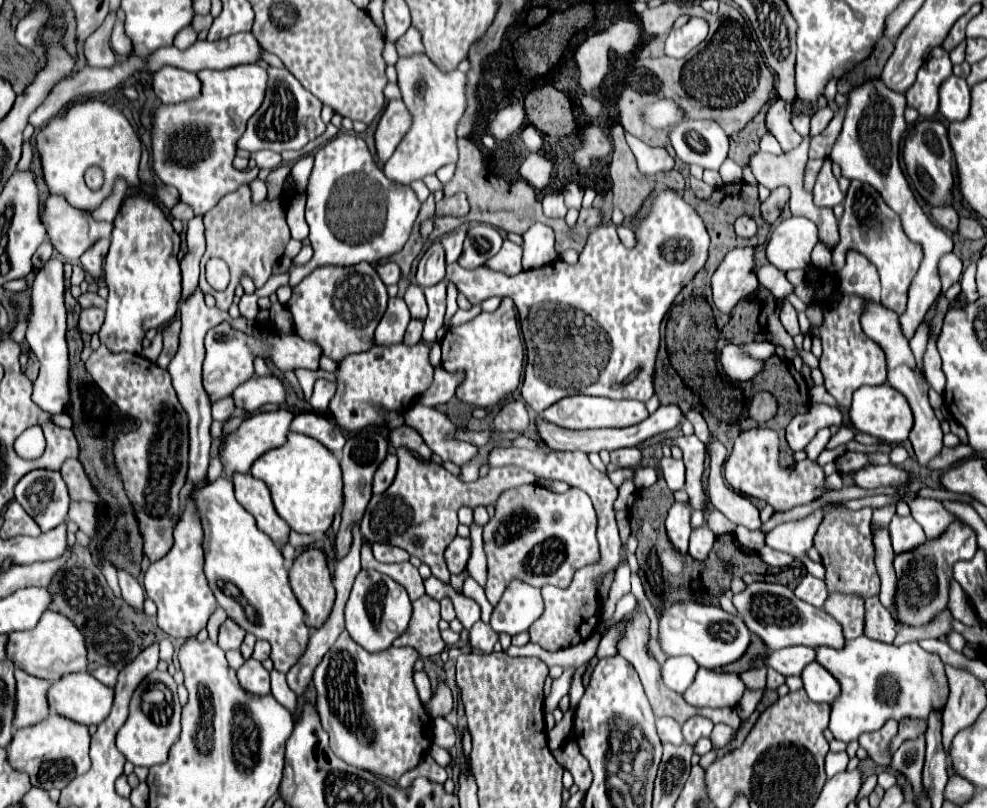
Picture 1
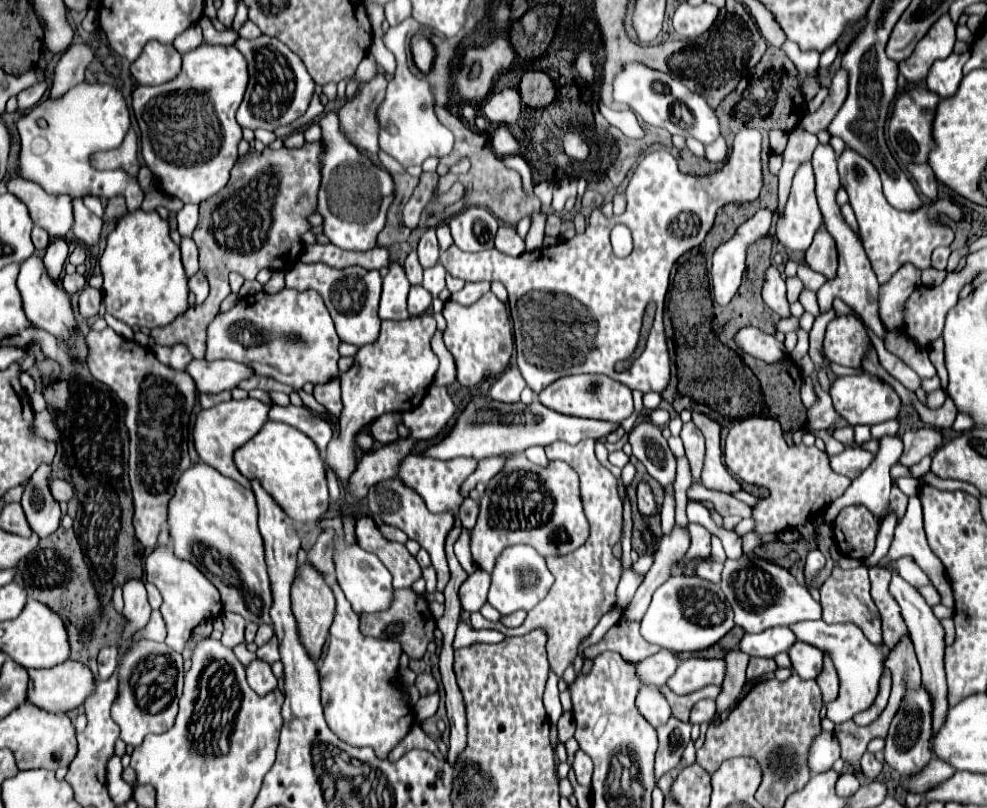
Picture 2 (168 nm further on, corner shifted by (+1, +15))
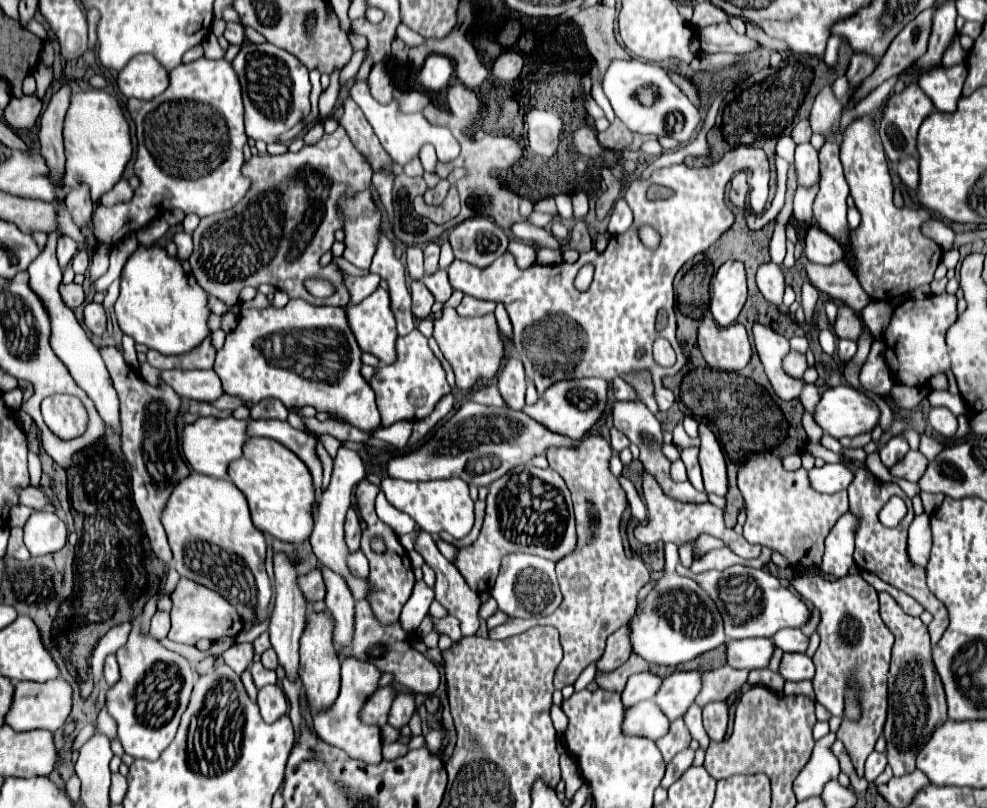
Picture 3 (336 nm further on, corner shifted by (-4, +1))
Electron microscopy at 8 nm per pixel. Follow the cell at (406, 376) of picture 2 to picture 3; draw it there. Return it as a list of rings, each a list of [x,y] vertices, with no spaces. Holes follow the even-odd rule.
[[[414,329],[406,337],[398,337],[396,349],[398,349],[398,361],[386,367],[380,365],[376,369],[376,375],[370,379],[370,385],[376,393],[378,411],[382,415],[382,427],[388,427],[402,419],[418,421],[428,417],[430,411],[436,407],[436,403],[452,391],[440,361],[428,347],[428,339],[418,329]]]

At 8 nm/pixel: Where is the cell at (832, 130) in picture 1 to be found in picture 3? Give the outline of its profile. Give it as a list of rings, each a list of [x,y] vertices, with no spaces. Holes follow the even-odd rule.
[[[854,53],[852,61],[850,61],[850,67],[846,71],[846,77],[848,77],[850,85],[852,85],[850,89],[858,87],[874,71],[874,67],[876,67],[876,59],[874,57],[870,57],[866,53]]]

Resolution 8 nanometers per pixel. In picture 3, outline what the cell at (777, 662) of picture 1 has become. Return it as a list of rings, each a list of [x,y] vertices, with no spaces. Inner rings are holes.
[[[738,639],[726,641],[726,661],[734,669],[764,669],[774,651],[772,639]]]

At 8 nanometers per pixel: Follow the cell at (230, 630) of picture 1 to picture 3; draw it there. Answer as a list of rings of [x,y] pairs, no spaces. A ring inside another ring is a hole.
[[[234,643],[230,649],[222,653],[222,659],[226,661],[228,667],[232,667],[238,675],[242,675],[254,659],[254,647],[252,643]]]

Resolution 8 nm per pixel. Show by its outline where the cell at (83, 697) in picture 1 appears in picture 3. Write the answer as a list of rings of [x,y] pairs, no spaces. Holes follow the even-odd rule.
[[[52,679],[46,683],[18,681],[14,685],[12,707],[8,709],[4,723],[8,723],[14,731],[32,731],[32,729],[56,731],[66,723],[70,709],[72,709],[72,689],[64,679]]]

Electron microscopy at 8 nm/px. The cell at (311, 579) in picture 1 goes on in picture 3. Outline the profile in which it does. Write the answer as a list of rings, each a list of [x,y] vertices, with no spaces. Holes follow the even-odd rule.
[[[314,611],[308,613],[308,623],[300,639],[298,675],[304,685],[304,693],[310,709],[330,707],[340,691],[340,659],[336,655],[336,649],[332,647],[332,629],[334,629],[334,621],[328,613],[314,613]]]

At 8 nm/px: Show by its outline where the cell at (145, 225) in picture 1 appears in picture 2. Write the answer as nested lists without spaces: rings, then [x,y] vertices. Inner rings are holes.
[[[137,209],[121,215],[115,229],[107,237],[107,247],[99,259],[99,265],[105,279],[105,311],[129,327],[141,323],[141,313],[143,327],[153,329],[157,325],[167,325],[189,307],[189,287],[179,257],[179,245],[171,241],[169,223],[161,219],[157,211]]]

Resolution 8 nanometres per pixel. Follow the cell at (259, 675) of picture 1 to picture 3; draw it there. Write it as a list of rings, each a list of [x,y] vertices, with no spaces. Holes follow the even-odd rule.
[[[268,685],[258,691],[258,707],[260,707],[260,713],[266,723],[274,723],[276,719],[280,719],[288,713],[286,695],[276,685]]]

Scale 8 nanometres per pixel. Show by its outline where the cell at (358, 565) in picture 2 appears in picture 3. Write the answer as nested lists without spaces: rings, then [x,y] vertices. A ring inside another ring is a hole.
[[[340,447],[338,449],[338,455],[334,459],[334,469],[332,469],[332,481],[328,485],[328,489],[324,491],[322,499],[320,499],[320,507],[318,507],[318,515],[316,515],[316,523],[314,523],[314,531],[310,535],[310,545],[312,545],[312,551],[314,555],[318,557],[318,561],[326,567],[330,567],[332,571],[340,573],[346,583],[350,585],[352,589],[352,595],[354,599],[364,599],[366,593],[370,591],[370,585],[366,579],[356,579],[350,575],[348,567],[346,567],[346,557],[348,557],[348,549],[346,549],[346,543],[344,543],[344,517],[346,517],[346,511],[348,507],[352,505],[352,489],[358,481],[364,479],[364,461],[360,457],[358,451],[352,451],[348,447]]]

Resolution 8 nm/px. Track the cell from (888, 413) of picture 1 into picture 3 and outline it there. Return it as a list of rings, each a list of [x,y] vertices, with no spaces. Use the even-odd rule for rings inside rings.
[[[850,385],[826,389],[814,409],[816,425],[834,439],[868,433],[878,423],[878,417],[880,413],[866,405],[866,393]]]

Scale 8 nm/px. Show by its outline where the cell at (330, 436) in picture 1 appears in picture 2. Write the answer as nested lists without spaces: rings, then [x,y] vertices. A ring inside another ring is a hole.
[[[273,405],[271,411],[269,411],[269,421],[281,421],[281,423],[287,423],[287,425],[303,431],[305,435],[309,435],[315,441],[315,445],[319,447],[321,453],[325,453],[327,443],[333,437],[331,421],[325,415],[313,413],[307,407],[295,407],[295,405],[279,407],[279,405]]]

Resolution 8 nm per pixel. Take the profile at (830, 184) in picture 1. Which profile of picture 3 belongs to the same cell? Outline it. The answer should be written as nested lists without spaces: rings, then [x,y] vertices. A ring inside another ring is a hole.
[[[826,141],[820,149],[820,191],[814,199],[814,217],[820,227],[830,233],[842,245],[848,243],[848,225],[846,225],[846,199],[848,183],[844,179],[842,163],[838,157],[838,145]]]

